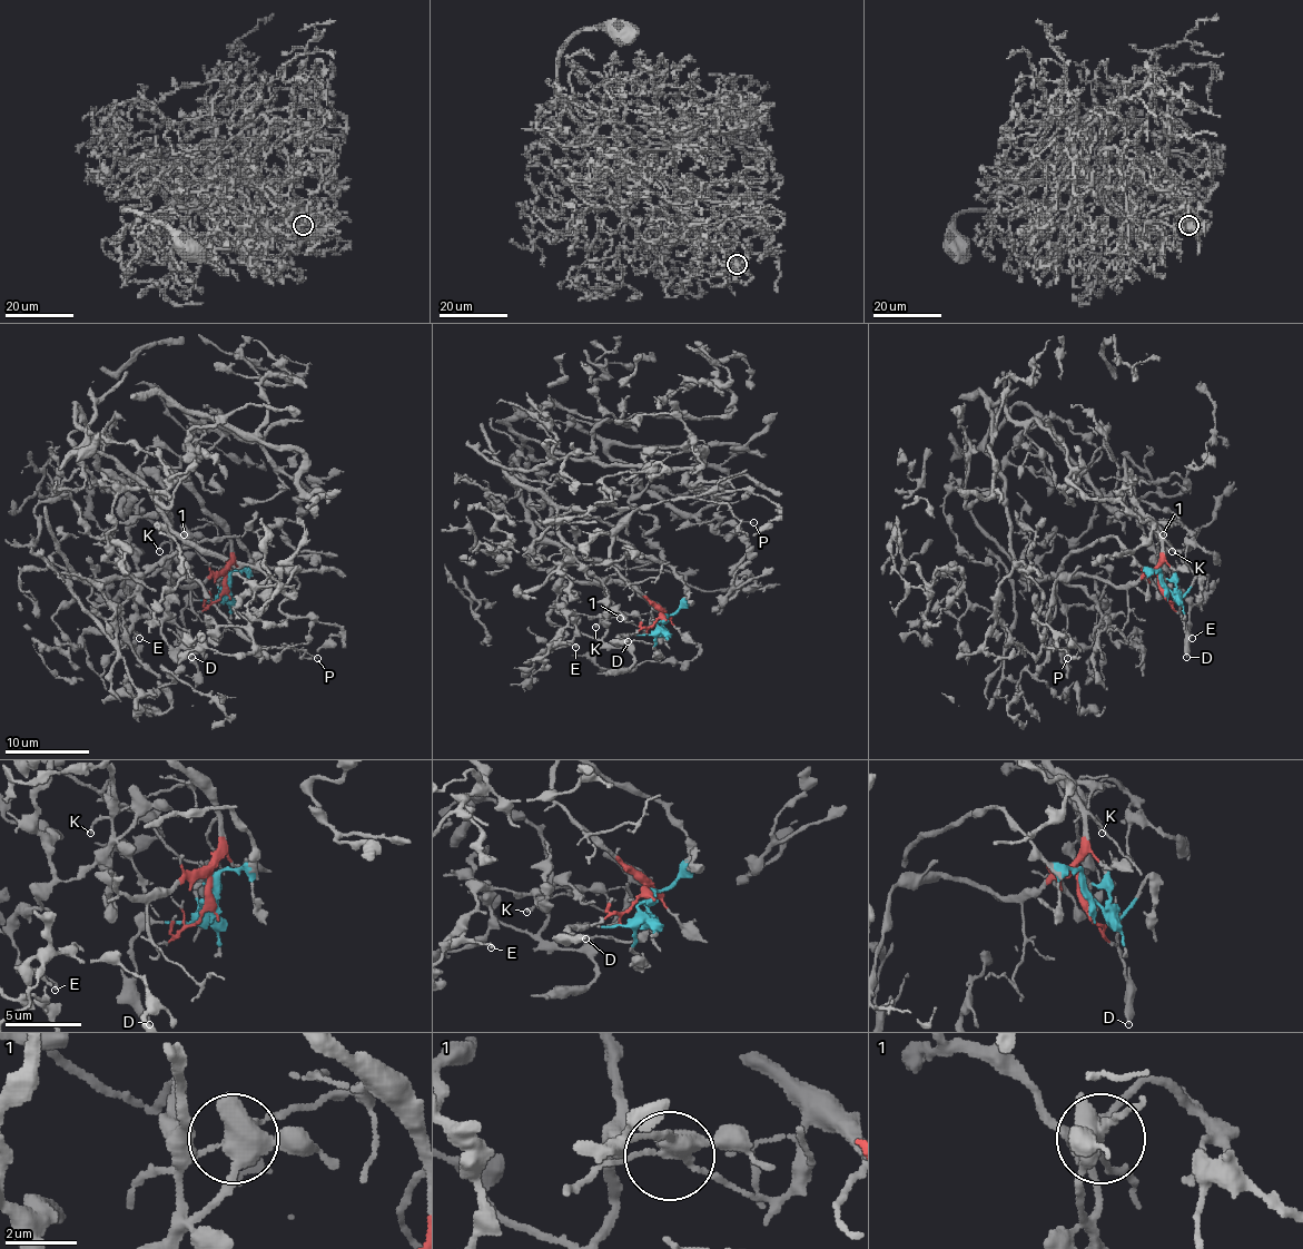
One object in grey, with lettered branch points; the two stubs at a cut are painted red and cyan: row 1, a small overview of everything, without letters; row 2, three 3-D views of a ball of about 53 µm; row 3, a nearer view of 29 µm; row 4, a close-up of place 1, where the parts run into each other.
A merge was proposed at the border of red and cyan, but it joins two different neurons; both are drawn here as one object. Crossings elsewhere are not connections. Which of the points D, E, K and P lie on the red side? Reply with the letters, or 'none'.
K, P

